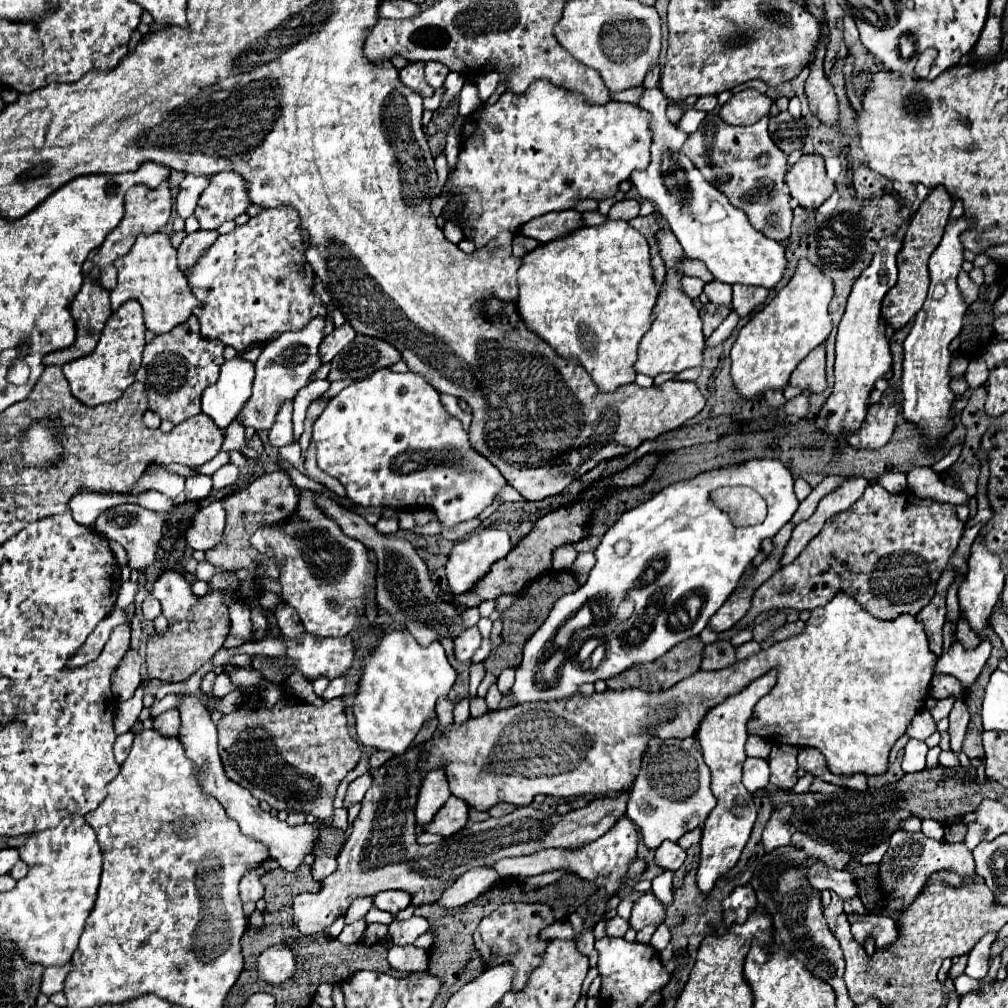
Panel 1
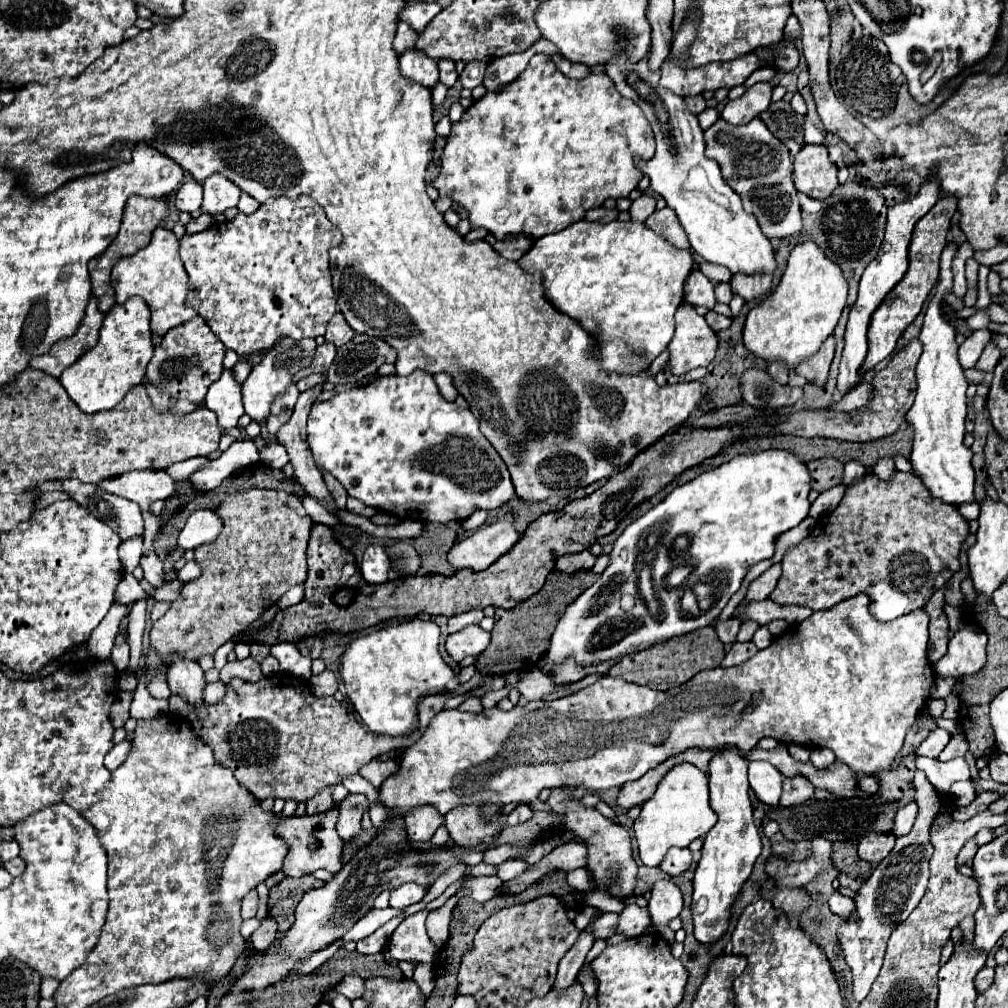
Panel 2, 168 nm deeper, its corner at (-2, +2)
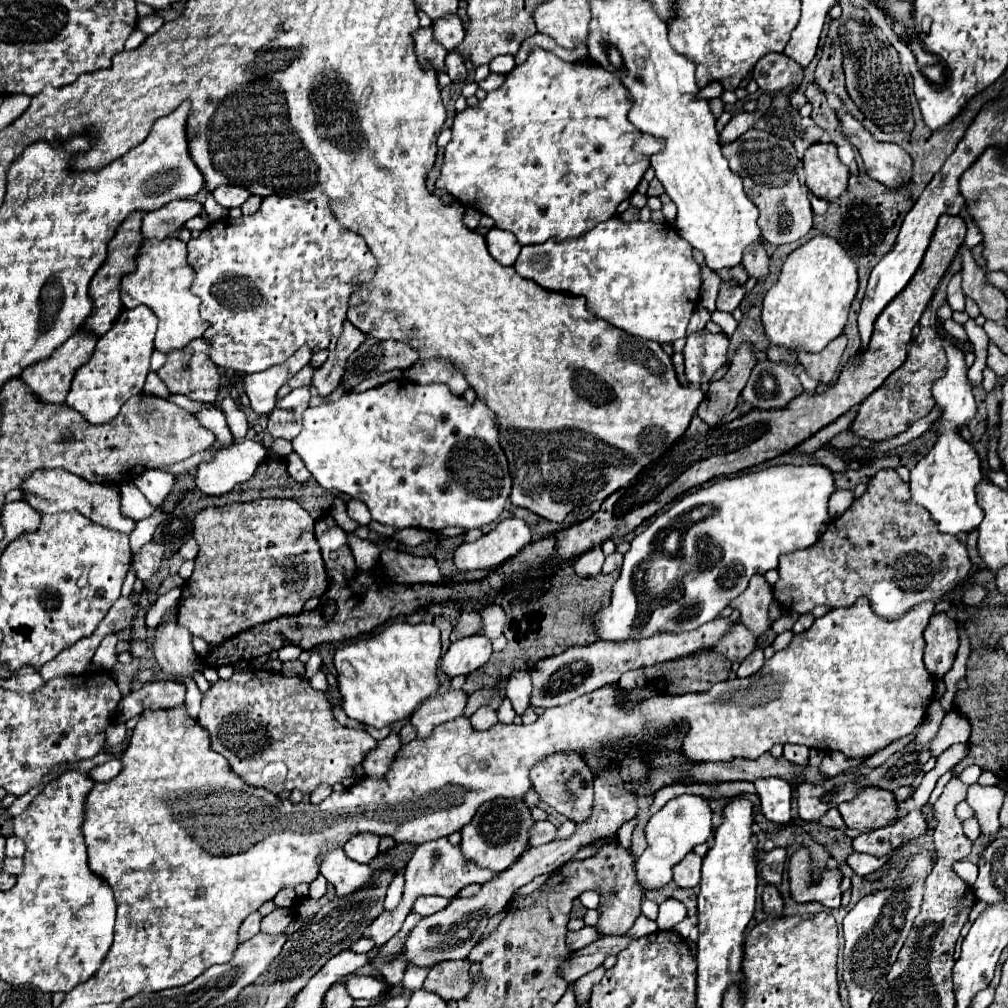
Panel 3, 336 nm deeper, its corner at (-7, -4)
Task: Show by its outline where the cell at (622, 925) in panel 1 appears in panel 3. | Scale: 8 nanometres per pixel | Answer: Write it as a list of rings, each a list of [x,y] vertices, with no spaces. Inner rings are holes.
[[[584,926],[582,930],[566,934],[566,944],[570,950],[580,950],[580,948],[592,944],[594,940],[598,940],[598,932],[596,932],[596,928],[590,928],[590,926]]]

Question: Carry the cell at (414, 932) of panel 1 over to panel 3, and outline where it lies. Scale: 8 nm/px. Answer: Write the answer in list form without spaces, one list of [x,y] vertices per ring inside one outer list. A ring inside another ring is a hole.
[[[408,966],[406,968],[406,976],[402,980],[402,990],[410,990],[416,992],[422,988],[422,982],[426,978],[426,974],[430,972],[430,968],[418,968],[418,966]]]

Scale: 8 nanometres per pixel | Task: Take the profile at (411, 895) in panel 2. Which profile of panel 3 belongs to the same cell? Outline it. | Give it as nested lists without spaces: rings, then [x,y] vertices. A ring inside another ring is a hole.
[[[422,896],[416,900],[412,912],[420,914],[420,916],[430,916],[430,914],[436,914],[438,910],[444,910],[448,904],[450,904],[450,900],[442,898],[442,896]]]

